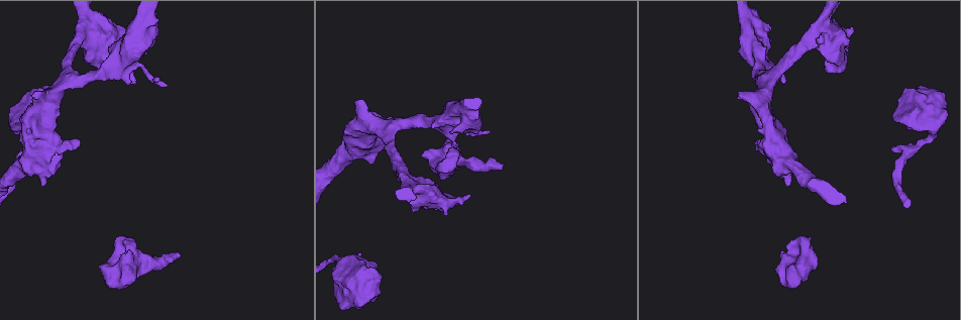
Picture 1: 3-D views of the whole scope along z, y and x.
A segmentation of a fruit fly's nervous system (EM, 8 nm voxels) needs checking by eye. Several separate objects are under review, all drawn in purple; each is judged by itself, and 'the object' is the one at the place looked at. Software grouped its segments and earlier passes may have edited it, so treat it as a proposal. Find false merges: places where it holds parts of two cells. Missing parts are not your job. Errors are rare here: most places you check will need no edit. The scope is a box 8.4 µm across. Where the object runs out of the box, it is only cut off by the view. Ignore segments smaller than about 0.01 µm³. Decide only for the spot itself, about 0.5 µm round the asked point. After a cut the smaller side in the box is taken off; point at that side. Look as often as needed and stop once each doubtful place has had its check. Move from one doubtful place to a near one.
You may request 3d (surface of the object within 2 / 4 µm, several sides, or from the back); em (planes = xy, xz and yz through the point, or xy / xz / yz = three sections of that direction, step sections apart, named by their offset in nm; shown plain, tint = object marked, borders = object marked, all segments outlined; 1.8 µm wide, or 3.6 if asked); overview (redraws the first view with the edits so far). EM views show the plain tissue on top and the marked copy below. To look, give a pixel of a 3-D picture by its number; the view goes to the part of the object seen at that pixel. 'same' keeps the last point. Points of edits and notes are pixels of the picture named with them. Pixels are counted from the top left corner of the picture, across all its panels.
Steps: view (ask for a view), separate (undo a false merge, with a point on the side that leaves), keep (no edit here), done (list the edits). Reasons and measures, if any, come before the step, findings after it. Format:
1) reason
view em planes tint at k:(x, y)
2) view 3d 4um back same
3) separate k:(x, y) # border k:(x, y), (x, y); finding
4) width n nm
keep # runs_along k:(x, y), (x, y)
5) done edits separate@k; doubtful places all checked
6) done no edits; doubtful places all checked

thick turns thin
view em 3.6um planes tint at 1:(830, 33)

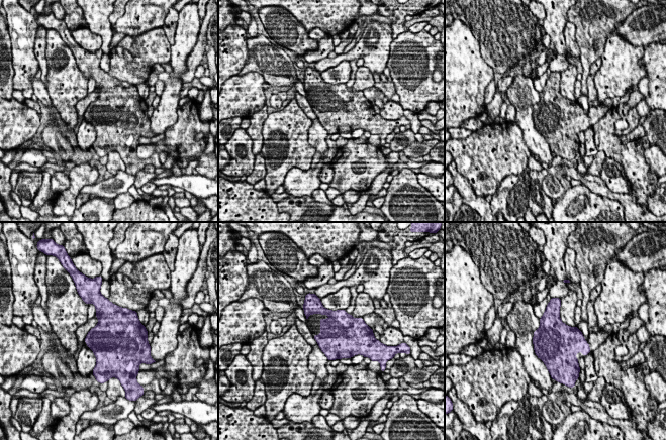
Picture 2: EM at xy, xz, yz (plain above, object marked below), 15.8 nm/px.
width 700 nm
keep # continuous, no second cell

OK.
thick turns thin
view em planes tint at 1:(361, 275)

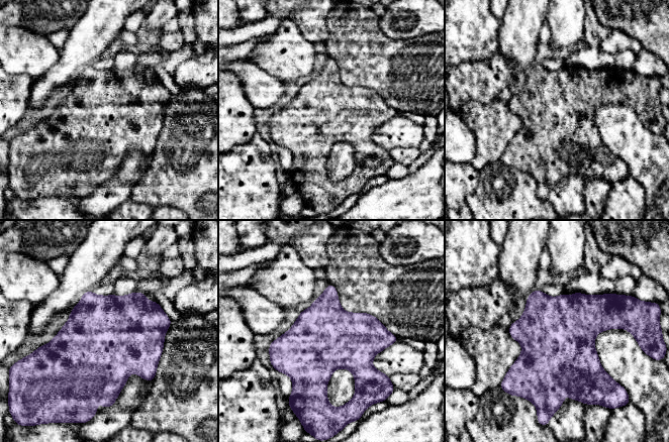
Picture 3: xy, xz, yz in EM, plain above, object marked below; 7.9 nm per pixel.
keep # continuous, no second cell

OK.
calibre changes
view em 3.6um planes tint at 1:(772, 137)

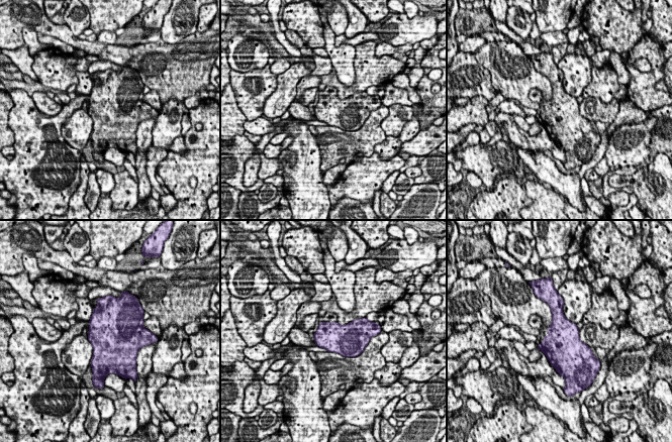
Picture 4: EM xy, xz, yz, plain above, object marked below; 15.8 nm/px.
keep # all the same cell

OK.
a fork
view em 3.6um yz step 8 tint at 1:(138, 270)

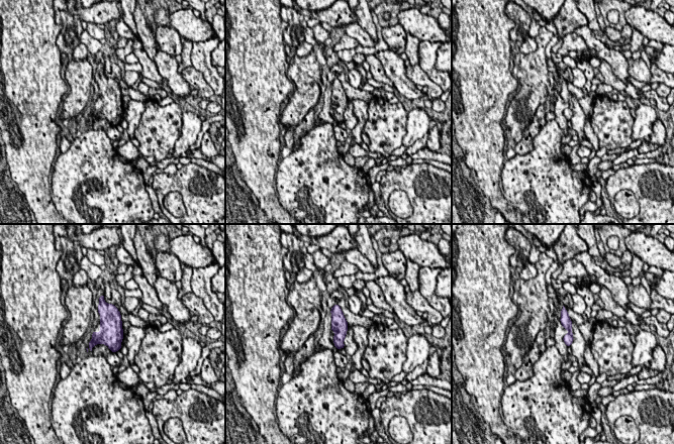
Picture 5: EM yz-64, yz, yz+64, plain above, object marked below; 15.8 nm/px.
view em 3.6um planes tint same

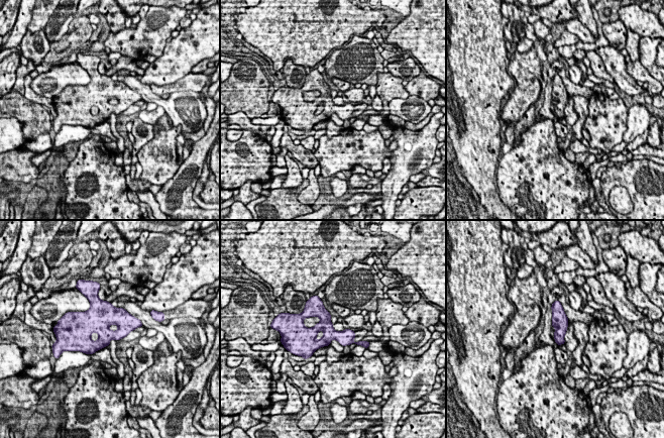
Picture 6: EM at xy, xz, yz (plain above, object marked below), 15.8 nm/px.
keep # one cell here

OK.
done no edits; doubtful places all checked

